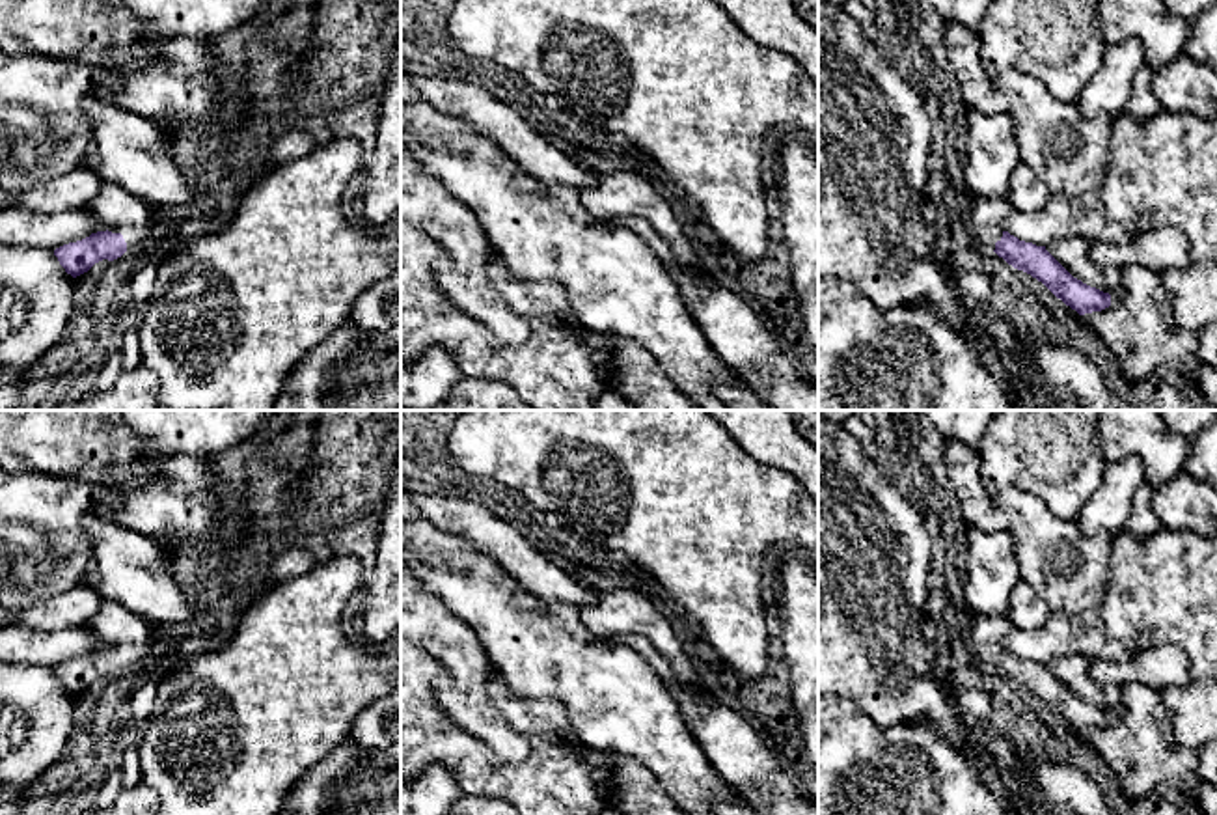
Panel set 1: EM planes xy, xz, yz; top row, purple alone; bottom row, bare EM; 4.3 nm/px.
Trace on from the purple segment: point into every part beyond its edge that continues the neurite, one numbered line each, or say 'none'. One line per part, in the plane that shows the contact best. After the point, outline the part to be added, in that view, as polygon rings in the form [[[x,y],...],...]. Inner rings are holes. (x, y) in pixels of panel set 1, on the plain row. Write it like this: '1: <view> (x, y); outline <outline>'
1: xy (118, 629); outline [[[103,601],[99,612],[84,625],[101,640],[101,649],[121,651],[127,660],[123,673],[145,666],[153,638],[151,623],[114,601]]]

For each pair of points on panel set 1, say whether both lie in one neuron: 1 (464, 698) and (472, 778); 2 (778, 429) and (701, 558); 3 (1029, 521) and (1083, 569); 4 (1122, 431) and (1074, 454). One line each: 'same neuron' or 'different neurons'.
1: different neurons
2: different neurons
3: same neuron
4: different neurons

